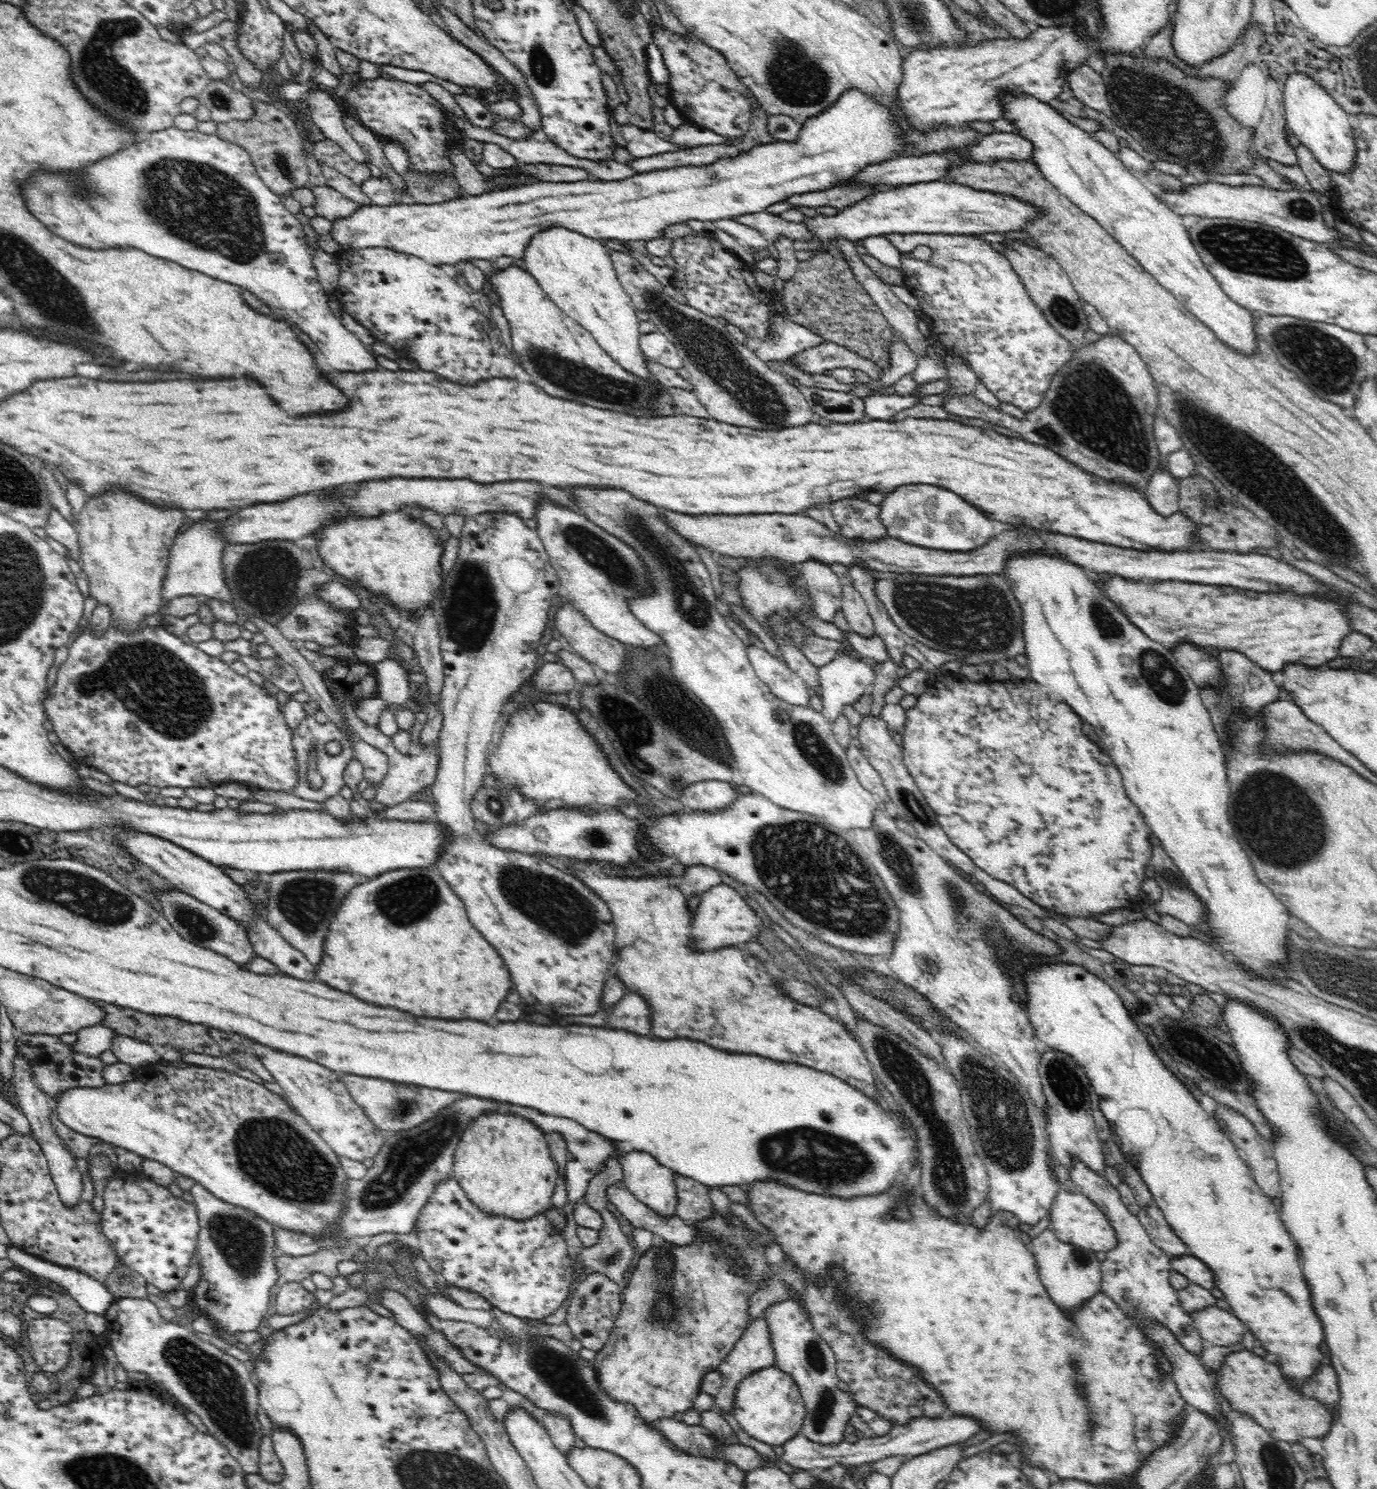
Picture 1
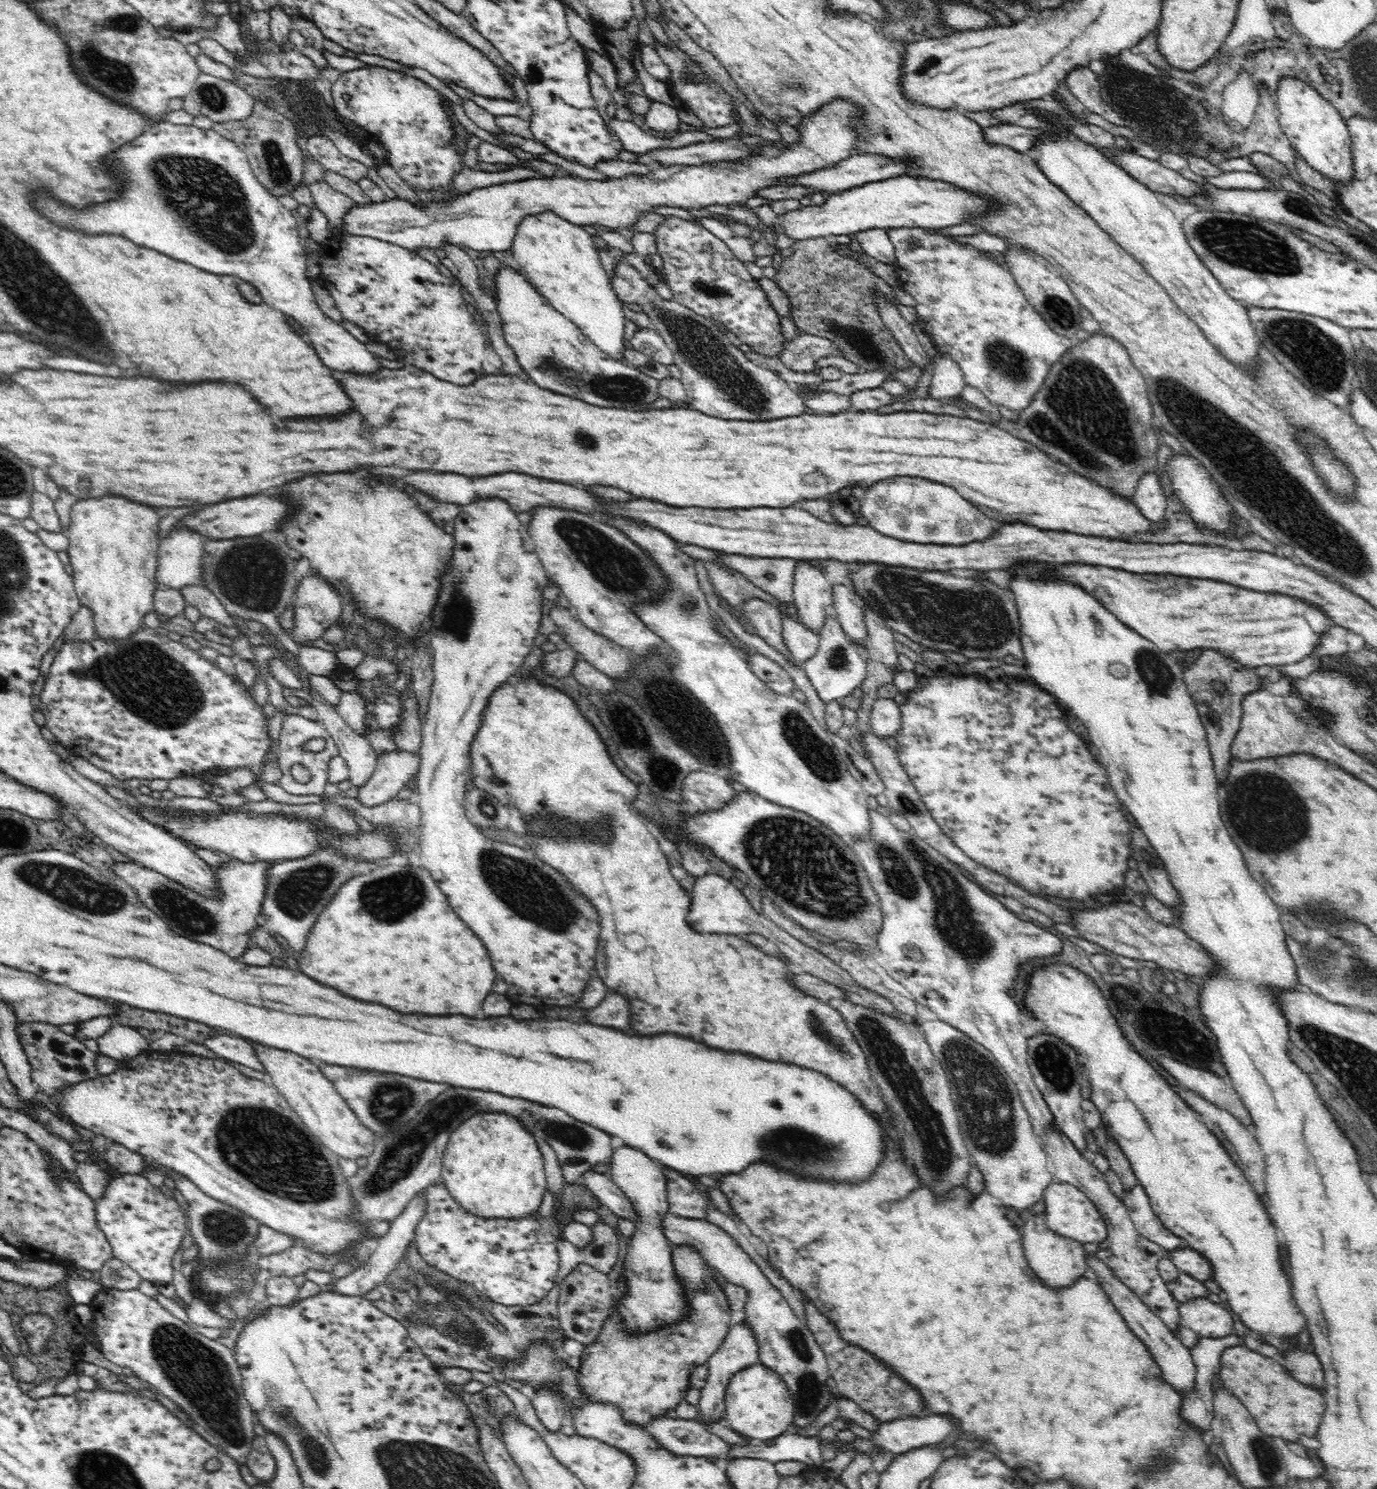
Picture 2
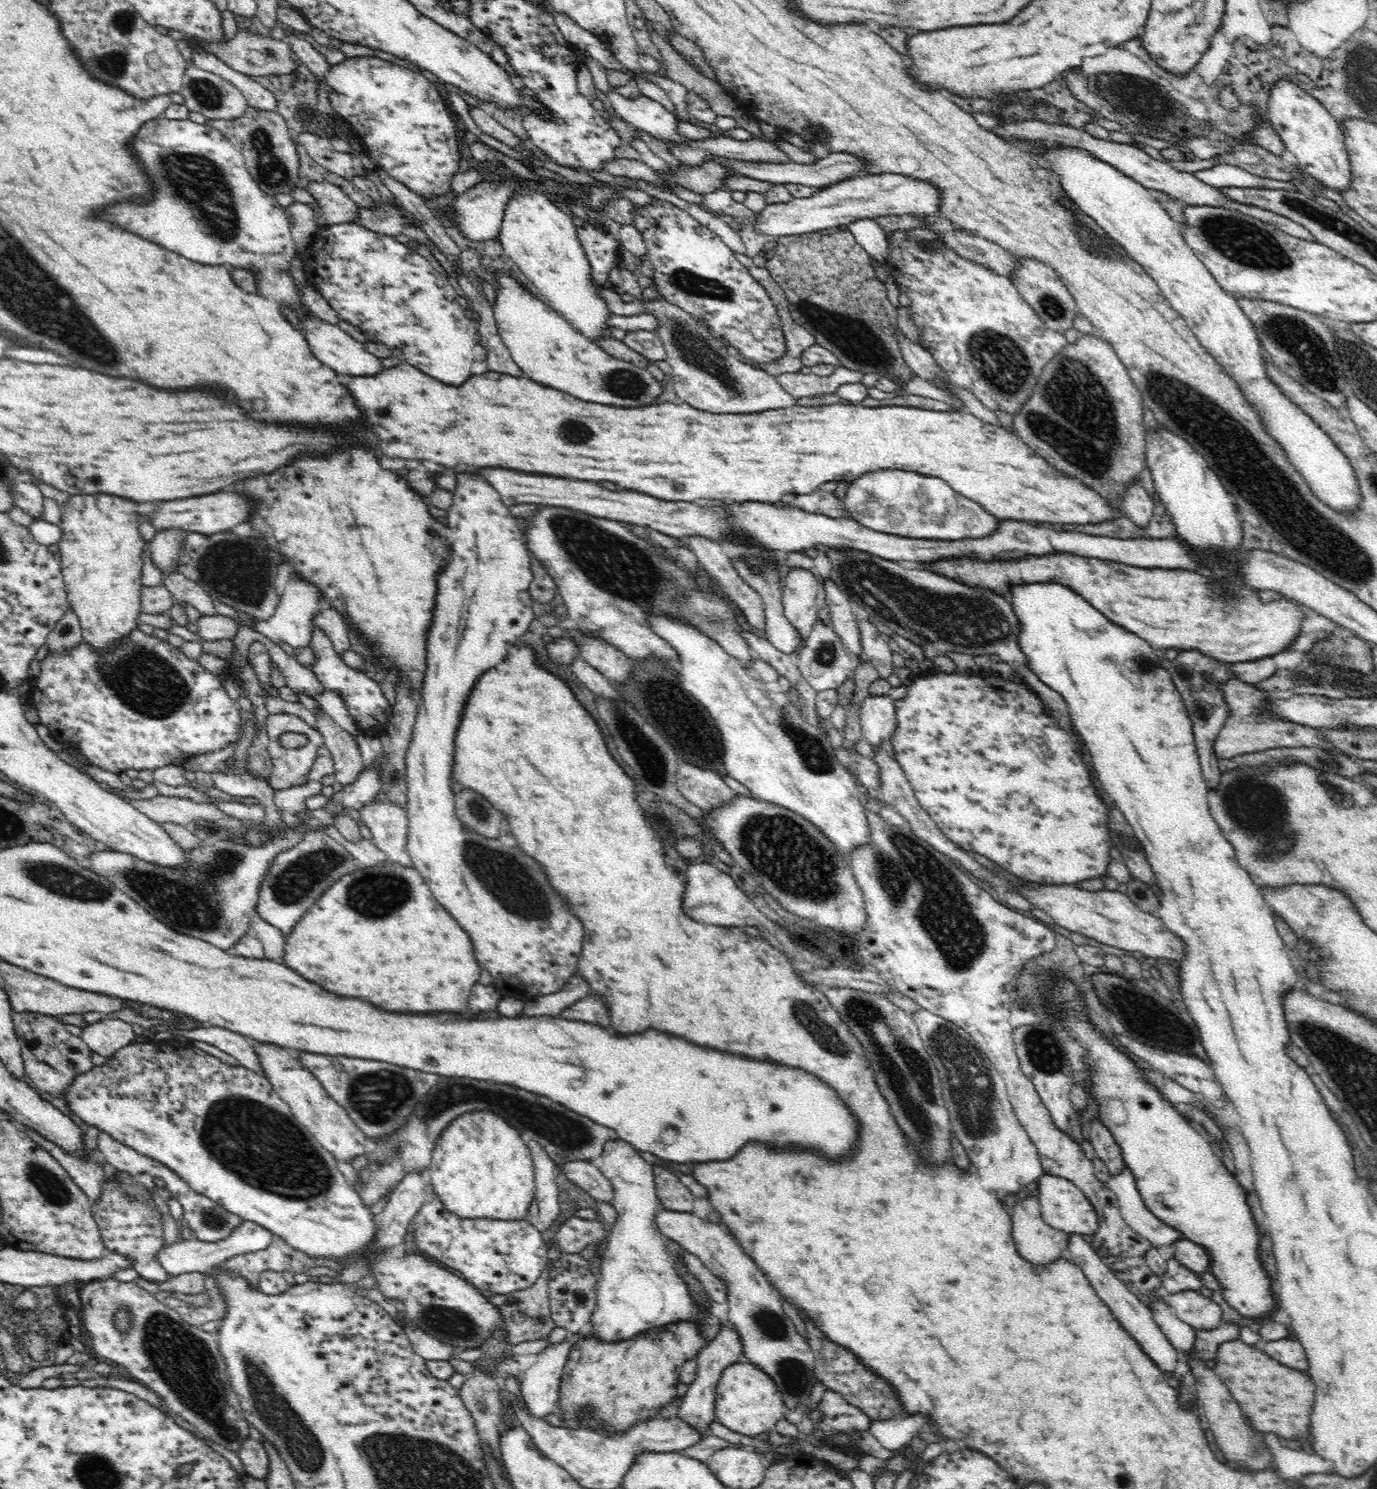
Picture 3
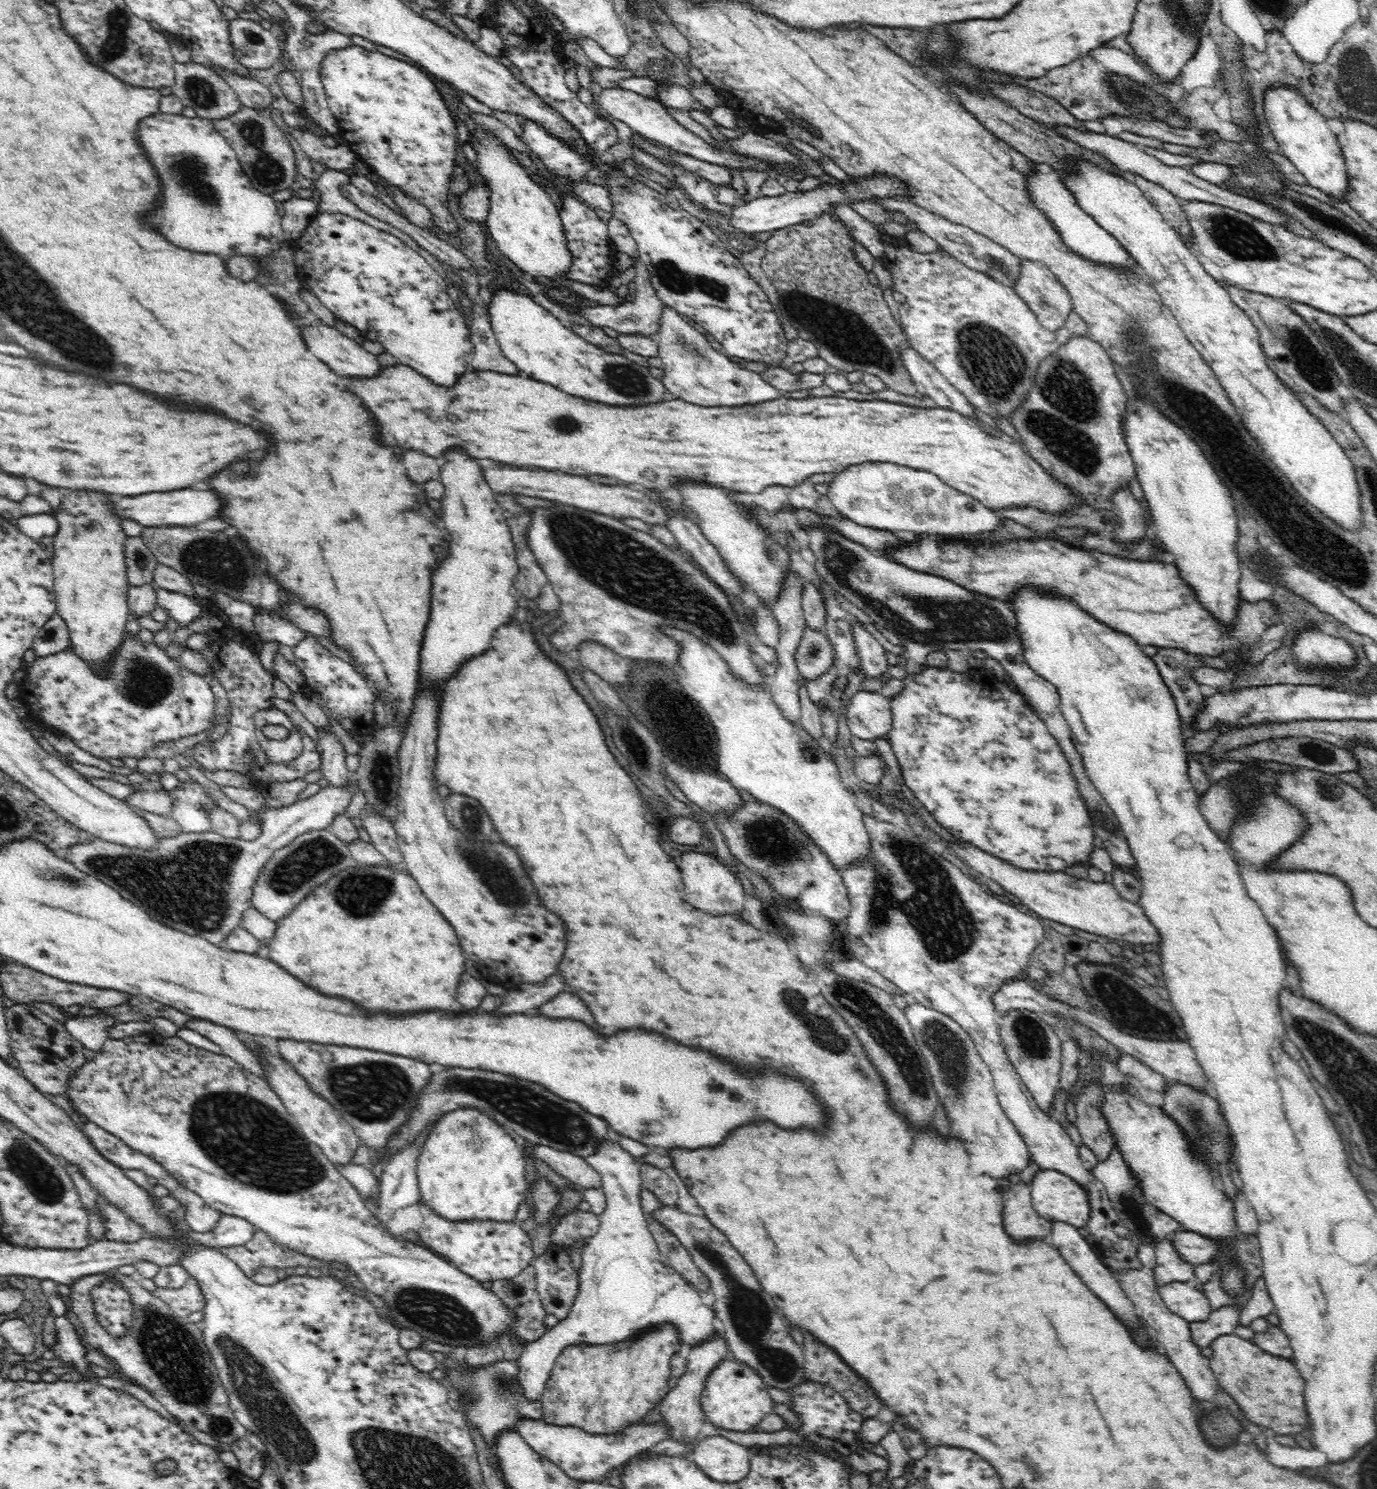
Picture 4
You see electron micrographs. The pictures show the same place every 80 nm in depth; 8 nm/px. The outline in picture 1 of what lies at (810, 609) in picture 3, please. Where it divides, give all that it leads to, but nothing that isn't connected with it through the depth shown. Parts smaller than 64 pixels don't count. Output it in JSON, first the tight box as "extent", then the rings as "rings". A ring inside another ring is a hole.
{"extent":[800,560,842,623],"rings":[[[818,560],[803,562],[800,566],[801,577],[811,594],[818,619],[833,623],[834,616],[842,606],[842,585],[831,569],[831,565]]]}

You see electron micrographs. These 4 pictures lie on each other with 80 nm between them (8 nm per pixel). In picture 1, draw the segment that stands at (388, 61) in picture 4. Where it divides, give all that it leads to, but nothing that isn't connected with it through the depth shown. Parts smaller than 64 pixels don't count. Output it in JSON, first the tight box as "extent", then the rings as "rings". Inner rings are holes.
{"extent":[342,80,452,174],"rings":[[[362,80],[356,90],[348,90],[342,96],[346,108],[362,120],[363,126],[376,134],[382,134],[402,145],[412,158],[412,170],[448,174],[452,170],[448,162],[448,134],[444,126],[442,106],[428,96],[420,86],[400,80]]]}

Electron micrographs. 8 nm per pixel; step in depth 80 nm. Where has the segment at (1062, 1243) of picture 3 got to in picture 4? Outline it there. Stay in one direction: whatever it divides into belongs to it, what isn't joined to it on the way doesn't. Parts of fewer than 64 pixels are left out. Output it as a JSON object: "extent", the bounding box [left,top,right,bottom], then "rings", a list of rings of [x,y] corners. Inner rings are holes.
{"extent":[1002,1182,1051,1243],"rings":[[[1022,1182],[1002,1184],[1003,1221],[1006,1232],[1018,1242],[1036,1238],[1048,1243],[1051,1223],[1042,1218],[1031,1203],[1031,1187]]]}

